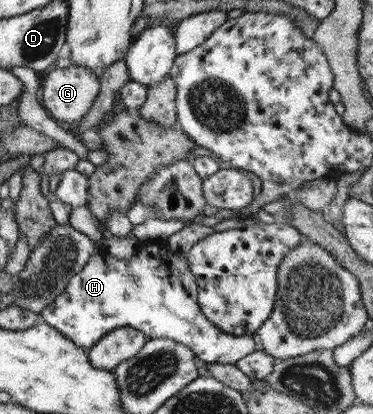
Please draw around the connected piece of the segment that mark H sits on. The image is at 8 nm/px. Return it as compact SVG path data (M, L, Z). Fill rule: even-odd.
M144 240L140 249L132 252L130 259L126 260L114 259L103 248L98 247L82 269L68 279L64 291L60 292L39 314L45 324L84 351L88 351L105 334L120 327L140 331L147 339L168 339L170 342L185 345L195 358L206 363L232 365L238 362L238 359L255 351L252 335L233 337L224 334L205 319L196 303L197 289L196 279L188 271L183 255L169 251L163 241L146 243Z

